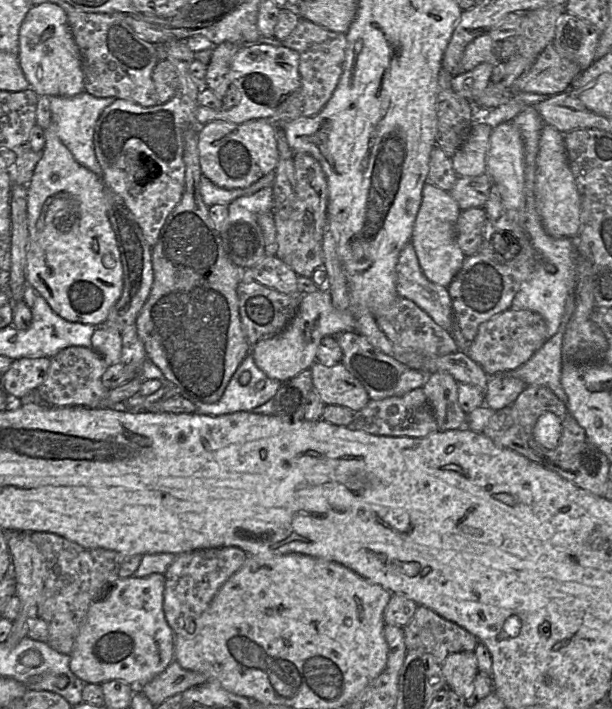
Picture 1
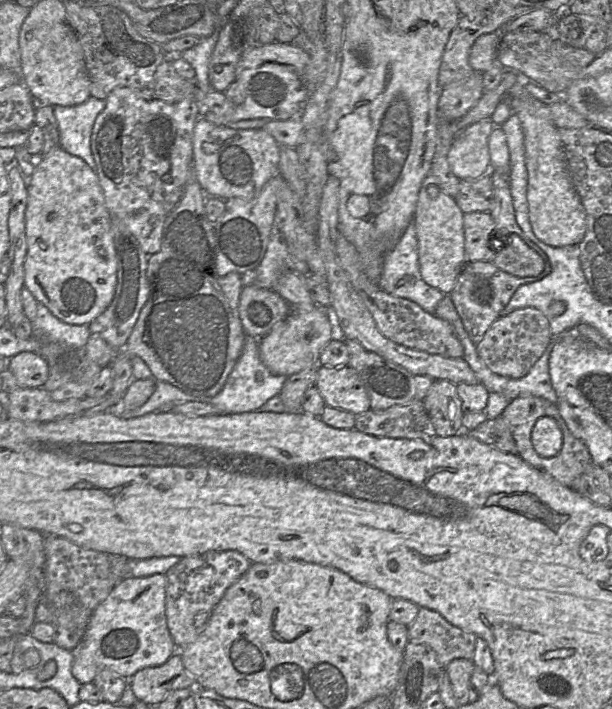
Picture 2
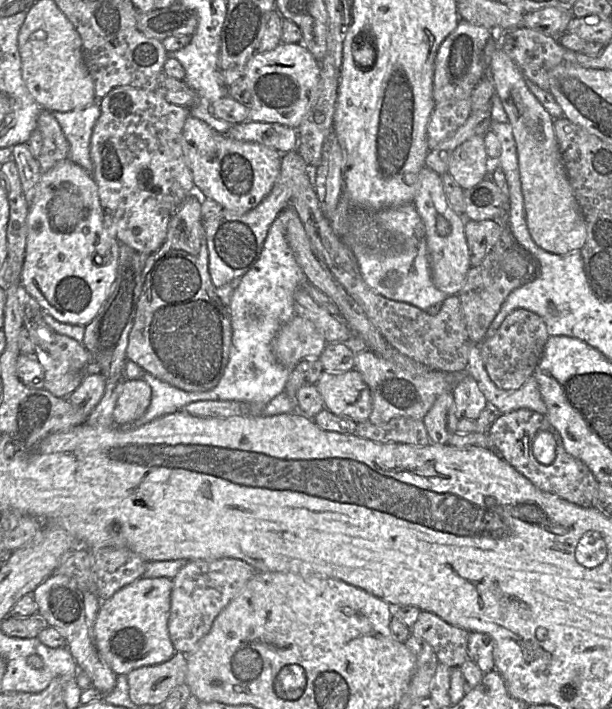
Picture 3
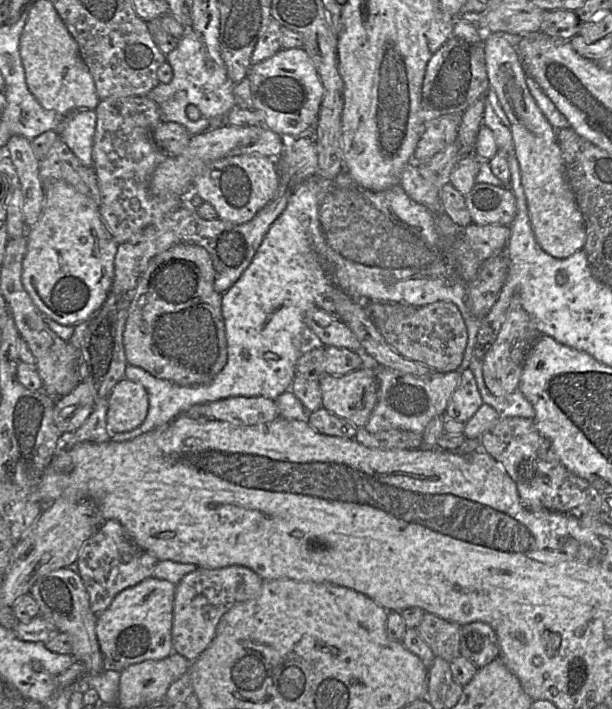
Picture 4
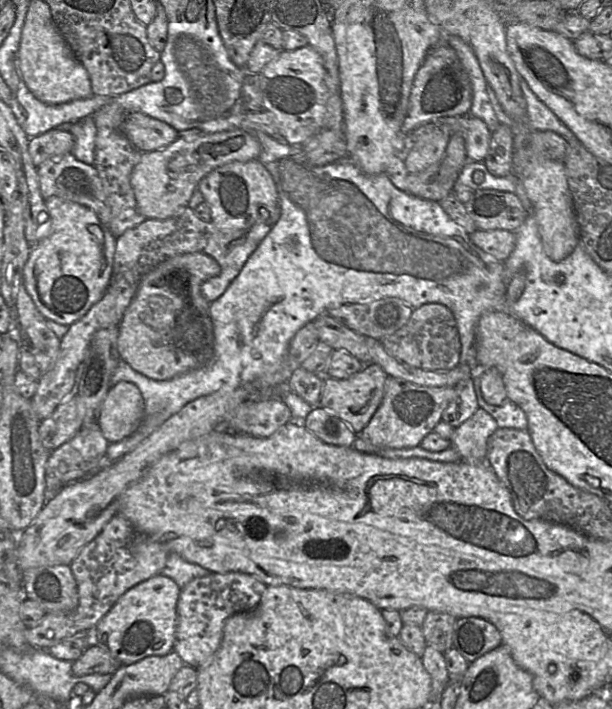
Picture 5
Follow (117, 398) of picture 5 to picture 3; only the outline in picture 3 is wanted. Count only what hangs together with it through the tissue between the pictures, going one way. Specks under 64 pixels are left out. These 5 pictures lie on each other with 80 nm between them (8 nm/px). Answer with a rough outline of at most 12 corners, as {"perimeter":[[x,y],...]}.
{"perimeter":[[125,379],[113,411],[121,426],[143,416],[152,390]]}

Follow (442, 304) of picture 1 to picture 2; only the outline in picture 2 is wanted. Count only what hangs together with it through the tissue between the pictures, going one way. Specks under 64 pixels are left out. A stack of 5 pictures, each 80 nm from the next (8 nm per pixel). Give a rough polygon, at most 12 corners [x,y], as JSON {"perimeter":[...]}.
{"perimeter":[[413,221],[385,254],[378,286],[435,314]]}

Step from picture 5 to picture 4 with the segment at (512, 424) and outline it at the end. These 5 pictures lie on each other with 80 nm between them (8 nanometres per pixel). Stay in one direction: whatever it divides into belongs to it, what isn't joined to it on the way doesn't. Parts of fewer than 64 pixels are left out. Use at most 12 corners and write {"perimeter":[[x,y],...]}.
{"perimeter":[[482,360],[467,369],[474,375],[483,403],[500,419],[534,418],[533,406],[518,388],[502,397],[491,394]]}

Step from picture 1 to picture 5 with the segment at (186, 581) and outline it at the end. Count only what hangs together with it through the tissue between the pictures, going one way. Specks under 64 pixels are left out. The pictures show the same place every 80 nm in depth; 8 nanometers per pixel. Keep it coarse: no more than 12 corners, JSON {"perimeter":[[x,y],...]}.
{"perimeter":[[212,572],[180,590],[173,651],[204,665],[266,586]]}

